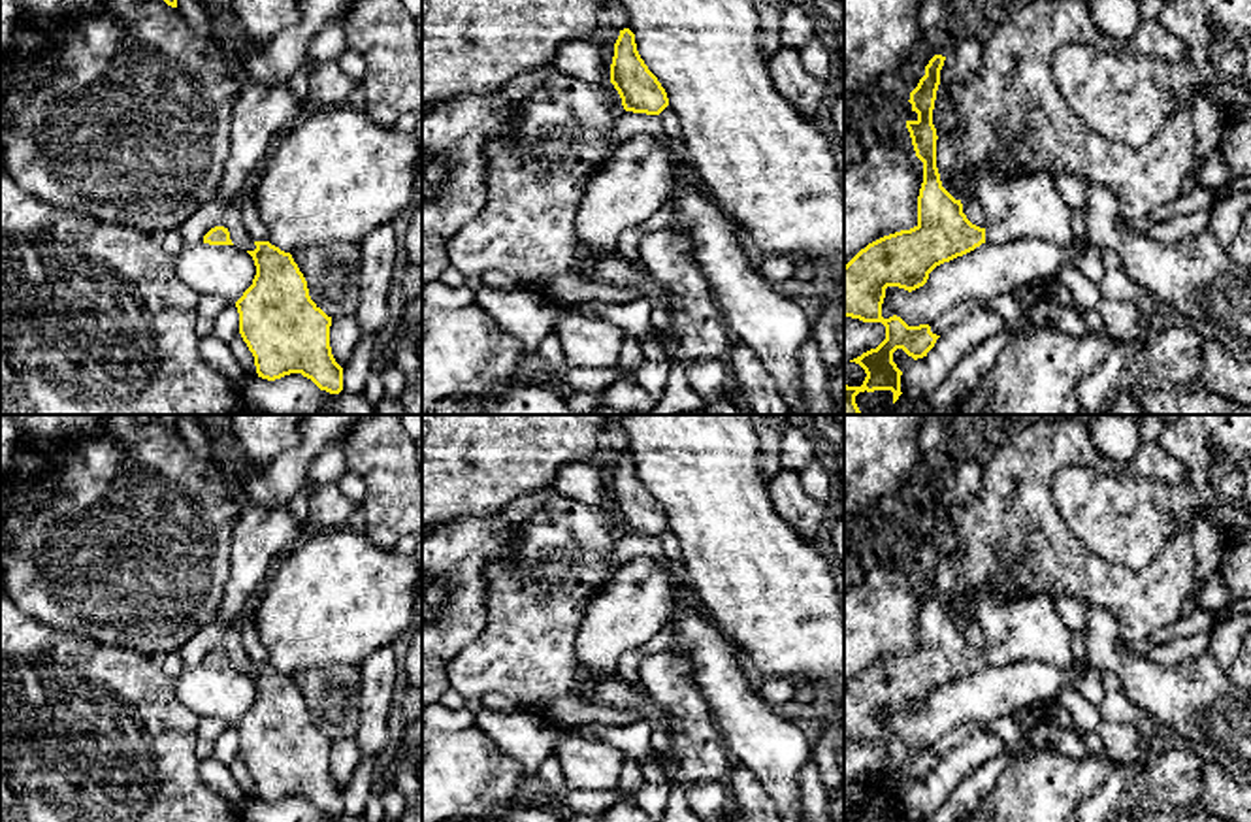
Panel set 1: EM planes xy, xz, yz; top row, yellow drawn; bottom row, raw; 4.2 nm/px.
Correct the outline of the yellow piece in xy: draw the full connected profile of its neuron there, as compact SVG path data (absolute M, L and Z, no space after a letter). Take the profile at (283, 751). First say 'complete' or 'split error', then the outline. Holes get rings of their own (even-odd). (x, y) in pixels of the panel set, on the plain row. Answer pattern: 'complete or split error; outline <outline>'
complete; outline M269 664L247 673L256 688L252 707L236 724L239 756L254 779L256 796L275 803L301 796L320 813L343 813L343 790L330 769L328 739L309 718L290 675Z

